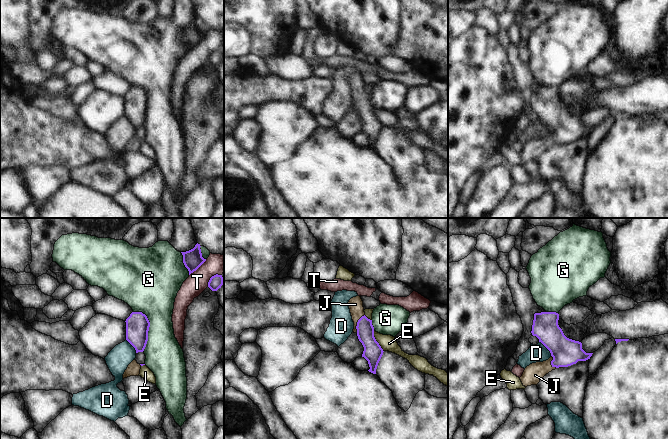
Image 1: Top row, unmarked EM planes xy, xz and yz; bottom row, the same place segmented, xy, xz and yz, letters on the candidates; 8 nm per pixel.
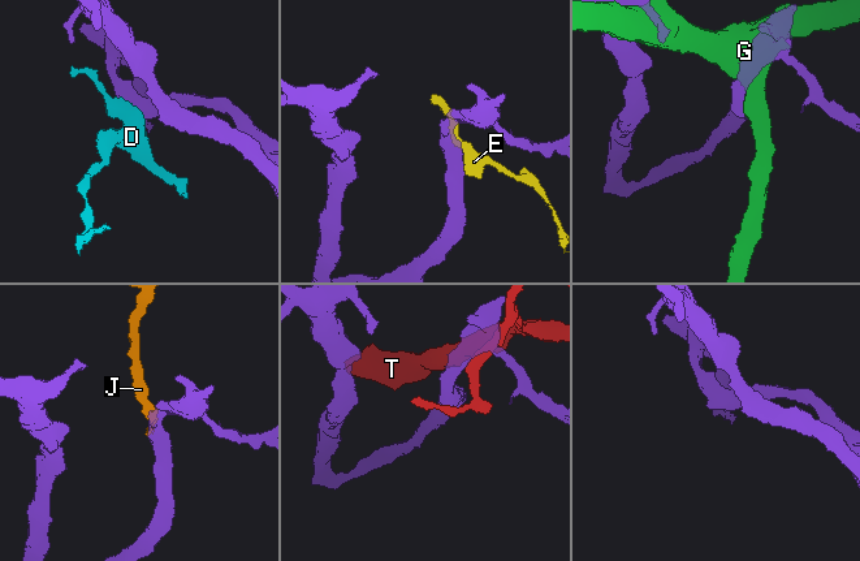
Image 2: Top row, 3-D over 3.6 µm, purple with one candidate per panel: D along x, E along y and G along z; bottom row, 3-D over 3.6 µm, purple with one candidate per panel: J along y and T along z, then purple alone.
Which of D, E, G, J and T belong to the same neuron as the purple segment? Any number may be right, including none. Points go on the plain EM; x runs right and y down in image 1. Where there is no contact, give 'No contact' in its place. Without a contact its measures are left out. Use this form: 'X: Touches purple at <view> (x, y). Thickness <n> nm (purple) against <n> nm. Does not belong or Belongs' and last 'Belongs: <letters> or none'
D: Touches purple at yz (546, 123). Thickness 220 nm (purple) against 140 nm. Does not belong
E: Touches purple at xz (376, 117). Thickness 150 nm (purple) against 130 nm. Does not belong
G: Touches purple at xy (149, 102). Thickness 190 nm (purple) against 320 nm. Does not belong
J: Touches purple at xz (357, 99). Thickness 140 nm (purple) against 110 nm. Belongs
T: Touches purple at xy (197, 44). Thickness 160 nm (purple) against 170 nm. Does not belong
Belongs: J.

